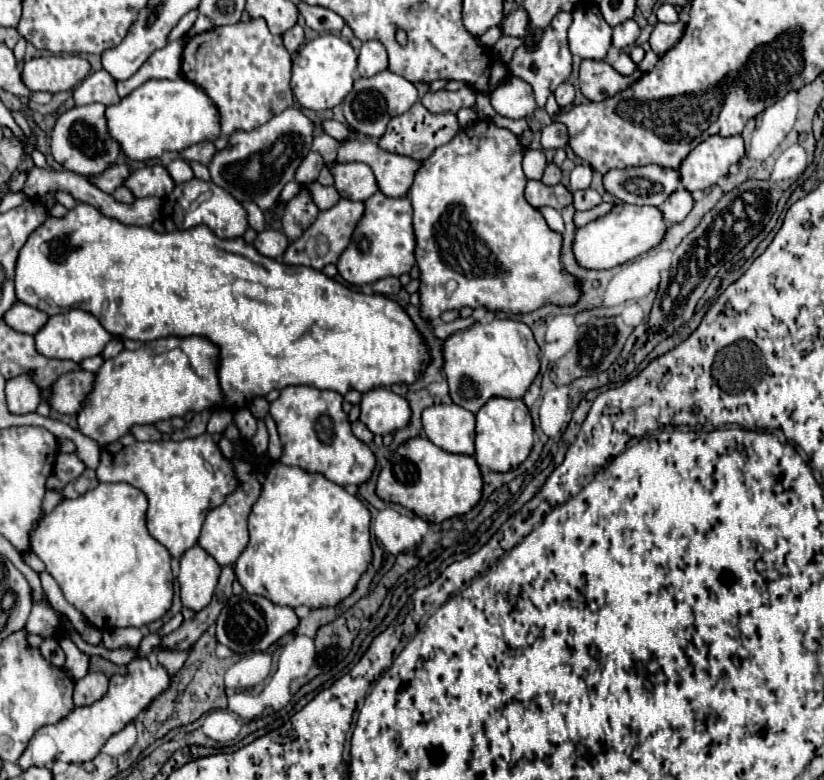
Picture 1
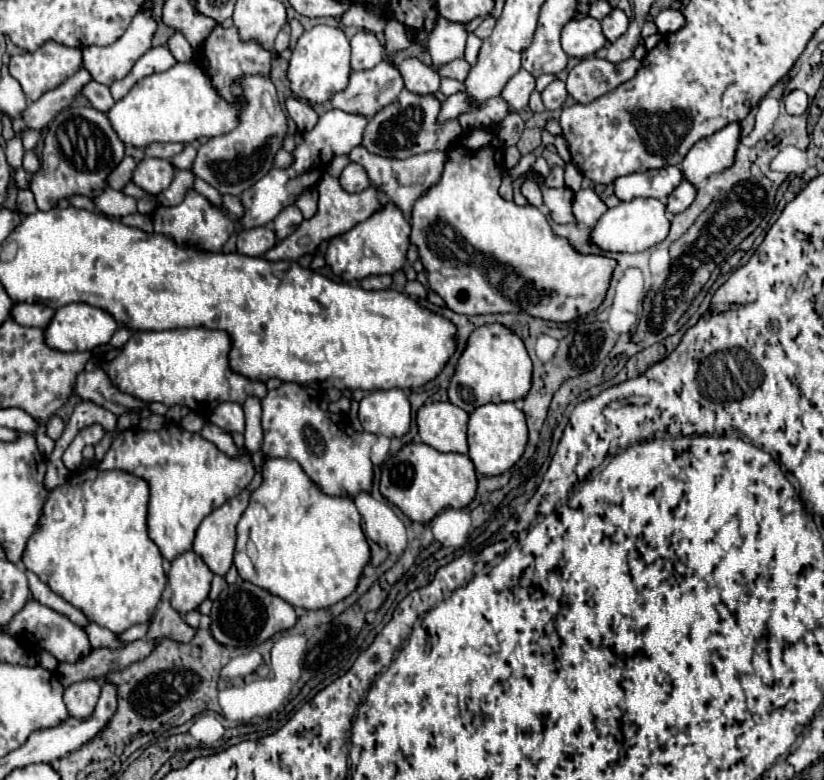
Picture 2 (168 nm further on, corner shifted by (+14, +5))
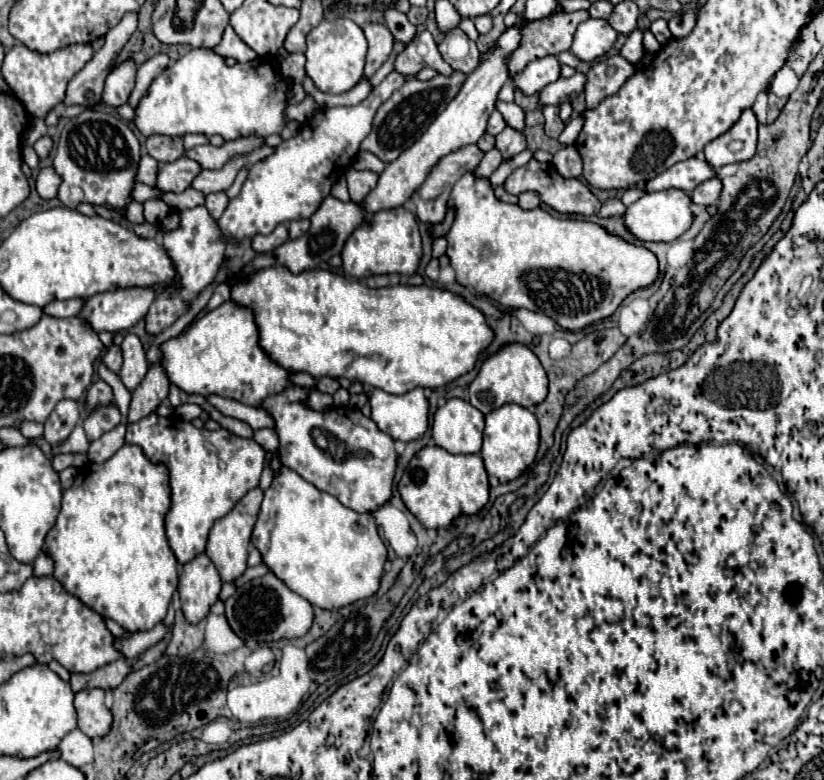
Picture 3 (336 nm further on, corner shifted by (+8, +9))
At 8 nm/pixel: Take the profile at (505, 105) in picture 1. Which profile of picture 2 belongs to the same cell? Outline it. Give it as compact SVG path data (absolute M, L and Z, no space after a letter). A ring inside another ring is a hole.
M520 69L502 89L502 97L506 99L506 103L514 109L520 111L528 105L528 99L532 95L536 87L536 77L532 73L528 73L526 69Z

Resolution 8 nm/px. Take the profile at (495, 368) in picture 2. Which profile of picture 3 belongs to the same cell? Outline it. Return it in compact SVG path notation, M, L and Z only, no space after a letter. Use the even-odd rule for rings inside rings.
M524 343L502 345L494 355L490 355L482 363L478 375L468 385L470 403L484 415L506 405L506 403L518 403L522 407L534 407L540 401L544 401L546 393L548 393L546 371L540 365L538 357Z

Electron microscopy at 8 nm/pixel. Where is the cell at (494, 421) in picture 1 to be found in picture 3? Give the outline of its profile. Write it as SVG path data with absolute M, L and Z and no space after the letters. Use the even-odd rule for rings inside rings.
M508 403L486 415L484 427L484 443L482 443L482 459L488 475L494 475L500 483L516 479L536 457L538 451L538 421L534 413L526 407Z

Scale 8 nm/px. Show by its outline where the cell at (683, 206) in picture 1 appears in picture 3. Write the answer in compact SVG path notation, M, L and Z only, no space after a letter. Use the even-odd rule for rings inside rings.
M712 177L712 179L708 179L708 181L700 183L700 185L690 193L692 203L696 203L696 205L706 205L706 207L708 207L708 205L712 205L712 203L718 199L720 189L722 189L720 179Z

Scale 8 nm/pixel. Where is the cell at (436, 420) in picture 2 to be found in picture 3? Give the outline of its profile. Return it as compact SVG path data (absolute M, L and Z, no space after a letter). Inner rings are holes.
M448 399L432 421L432 439L448 453L478 453L482 447L484 415L462 399Z

